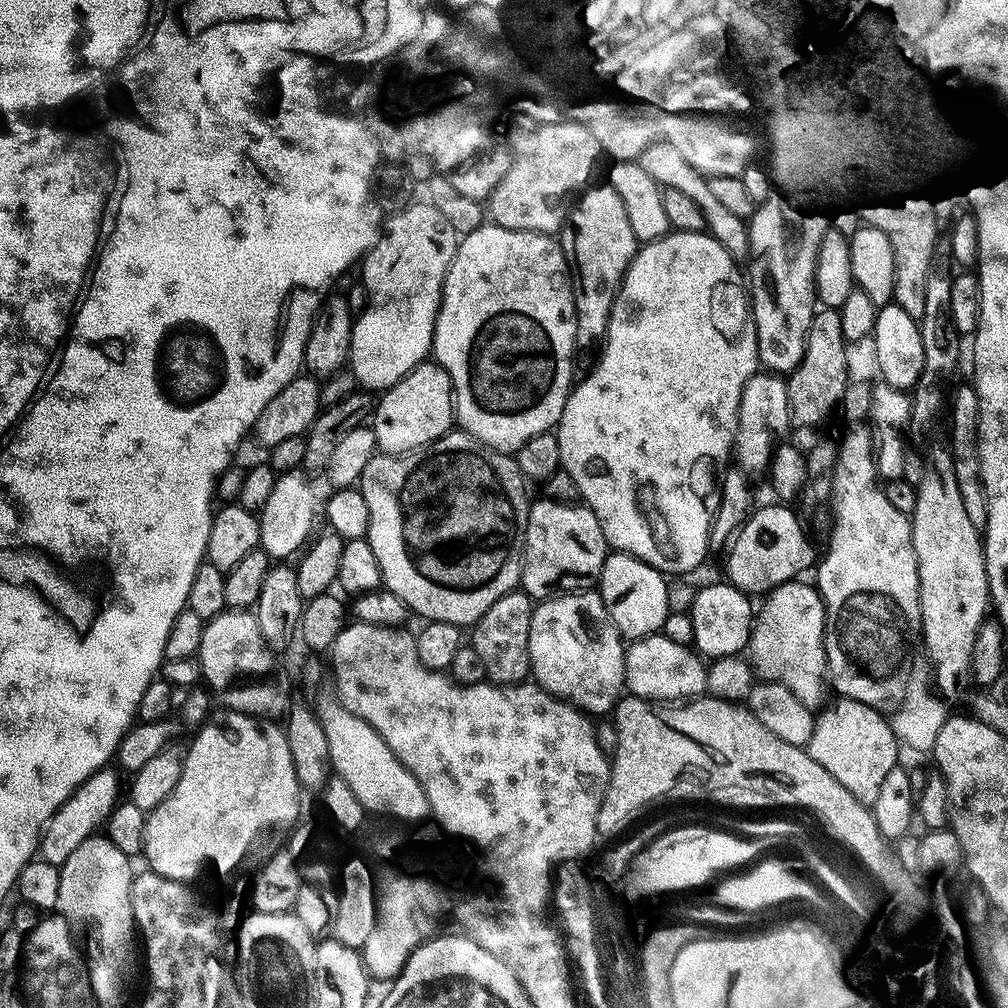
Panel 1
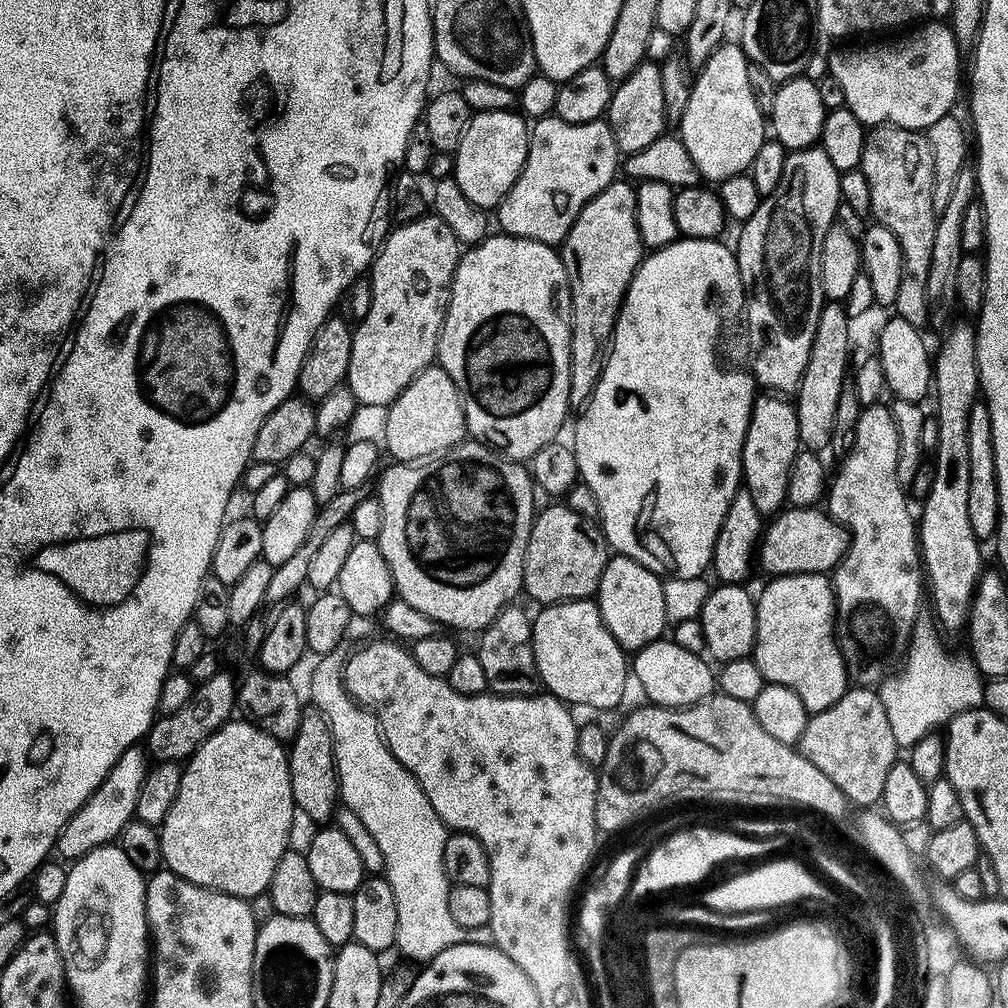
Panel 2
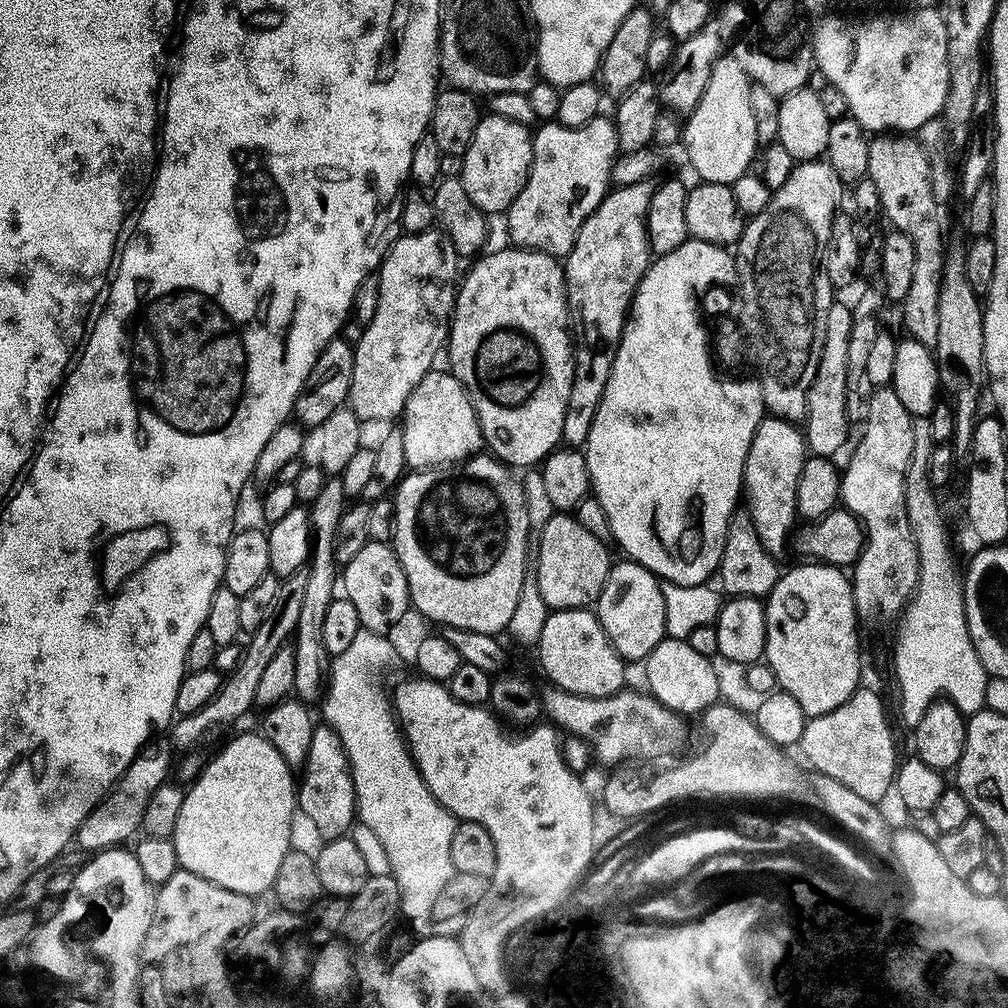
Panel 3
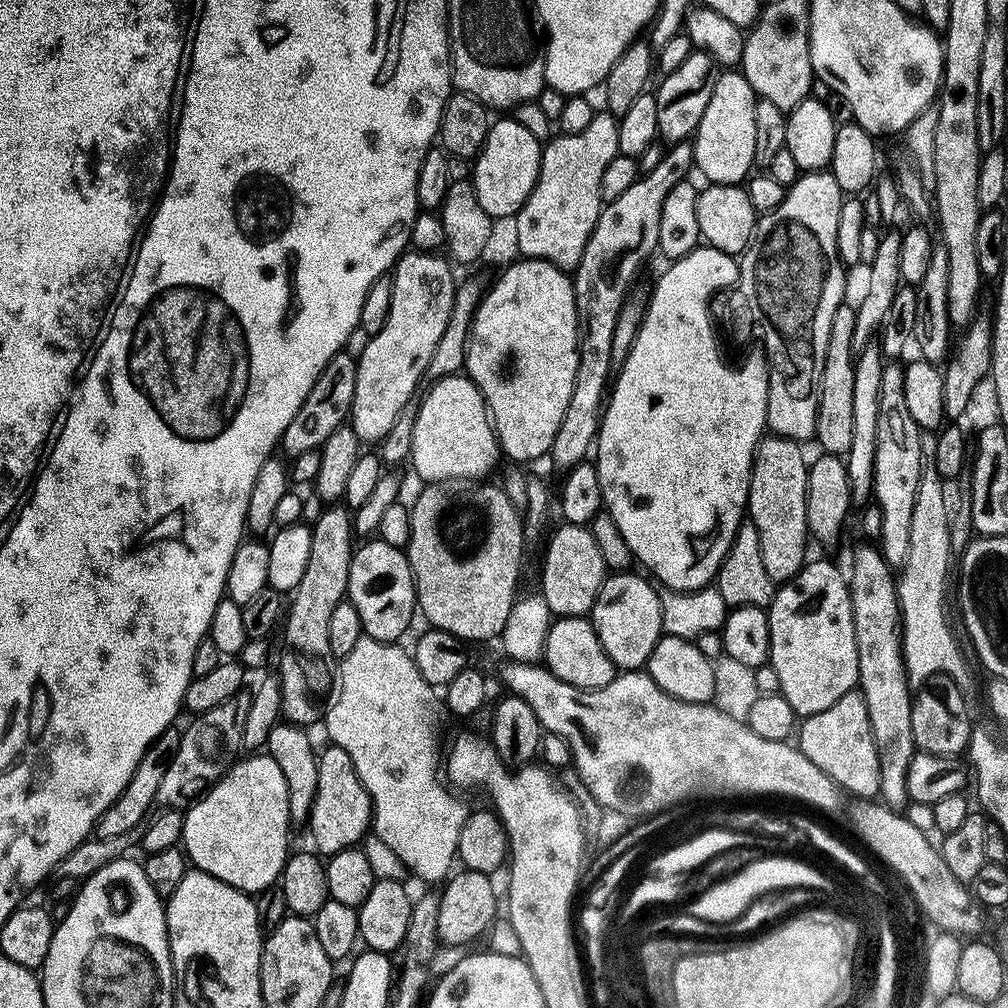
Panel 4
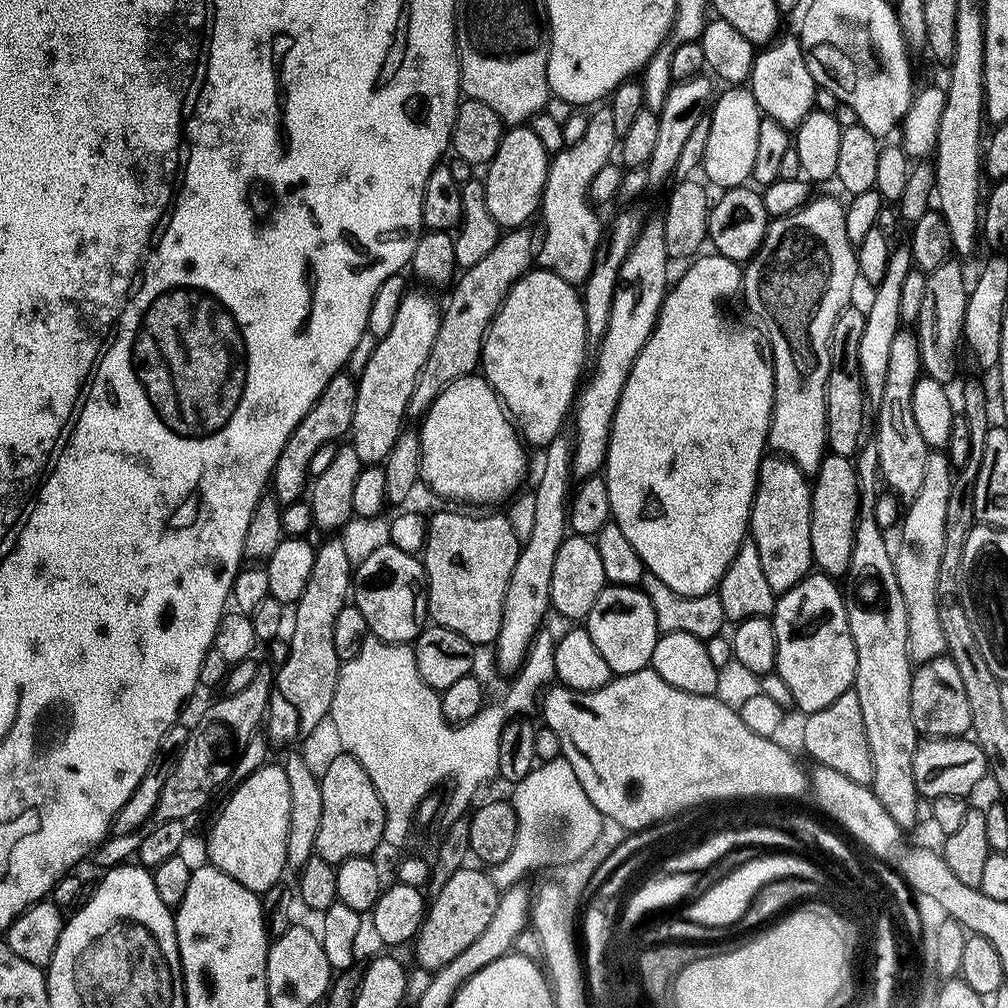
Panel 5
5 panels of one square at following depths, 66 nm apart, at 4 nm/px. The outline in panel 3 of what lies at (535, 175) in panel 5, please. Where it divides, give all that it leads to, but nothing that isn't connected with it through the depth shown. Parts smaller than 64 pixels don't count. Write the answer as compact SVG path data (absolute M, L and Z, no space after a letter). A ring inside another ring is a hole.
M488 114L481 119L478 134L474 134L474 142L470 142L470 150L464 159L463 181L466 194L474 201L474 206L482 210L489 217L507 213L514 206L518 194L526 186L532 176L534 162L534 136L531 131L518 122L510 122L506 118Z

